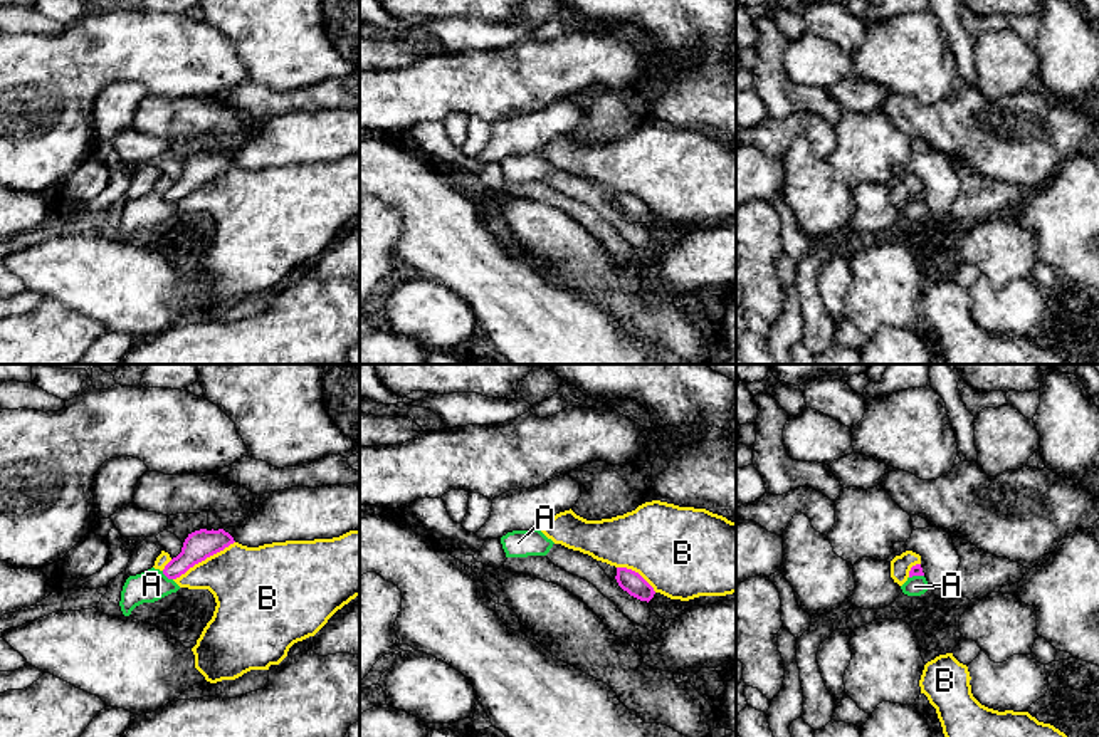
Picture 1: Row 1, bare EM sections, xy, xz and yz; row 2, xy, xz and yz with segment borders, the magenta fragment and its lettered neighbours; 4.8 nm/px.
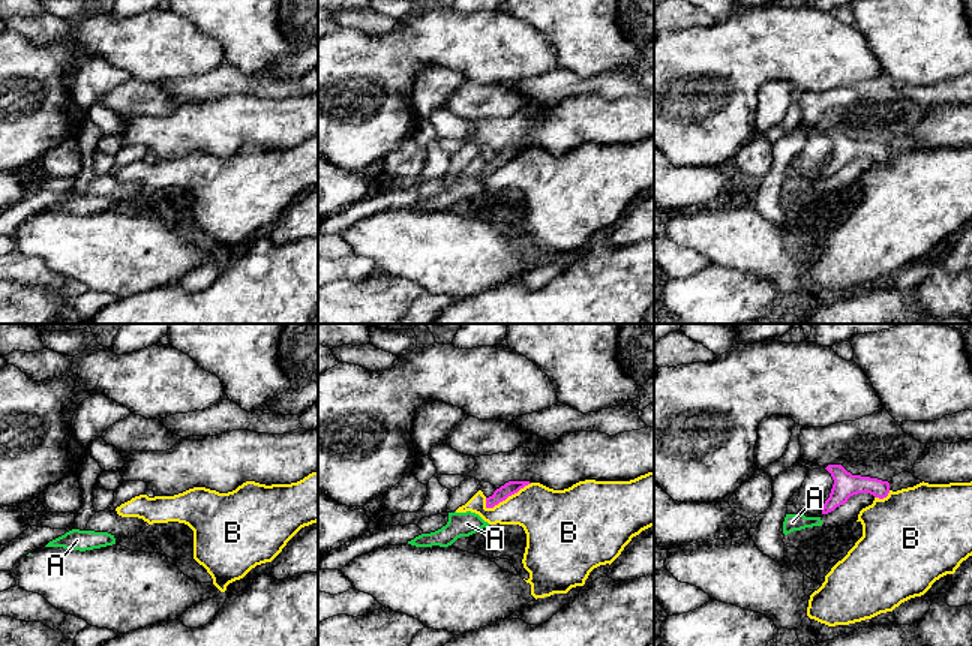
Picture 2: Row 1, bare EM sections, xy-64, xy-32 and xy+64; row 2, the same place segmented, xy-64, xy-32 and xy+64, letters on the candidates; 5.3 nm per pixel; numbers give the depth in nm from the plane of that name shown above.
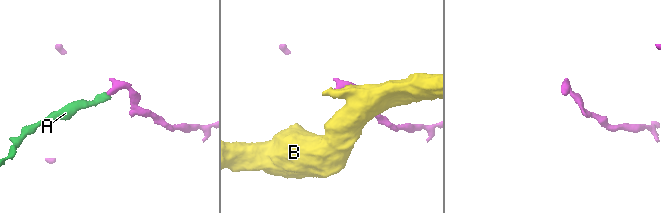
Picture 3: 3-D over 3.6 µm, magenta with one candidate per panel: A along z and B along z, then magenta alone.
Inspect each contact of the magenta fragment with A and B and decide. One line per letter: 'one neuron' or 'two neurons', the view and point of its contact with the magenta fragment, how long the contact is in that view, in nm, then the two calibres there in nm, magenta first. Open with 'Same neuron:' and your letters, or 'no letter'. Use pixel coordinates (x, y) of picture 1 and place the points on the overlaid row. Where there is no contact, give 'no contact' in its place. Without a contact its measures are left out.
Same neuron: no letter
A: two neurons | xy (167, 576) | 70 nm | 140/150 nm
B: two neurons | xy (204, 559) | 340 nm | 140/360 nm

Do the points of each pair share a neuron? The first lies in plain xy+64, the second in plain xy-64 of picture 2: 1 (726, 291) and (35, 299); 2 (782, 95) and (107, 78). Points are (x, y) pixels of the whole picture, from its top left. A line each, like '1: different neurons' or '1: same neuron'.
1: same neuron
2: same neuron

